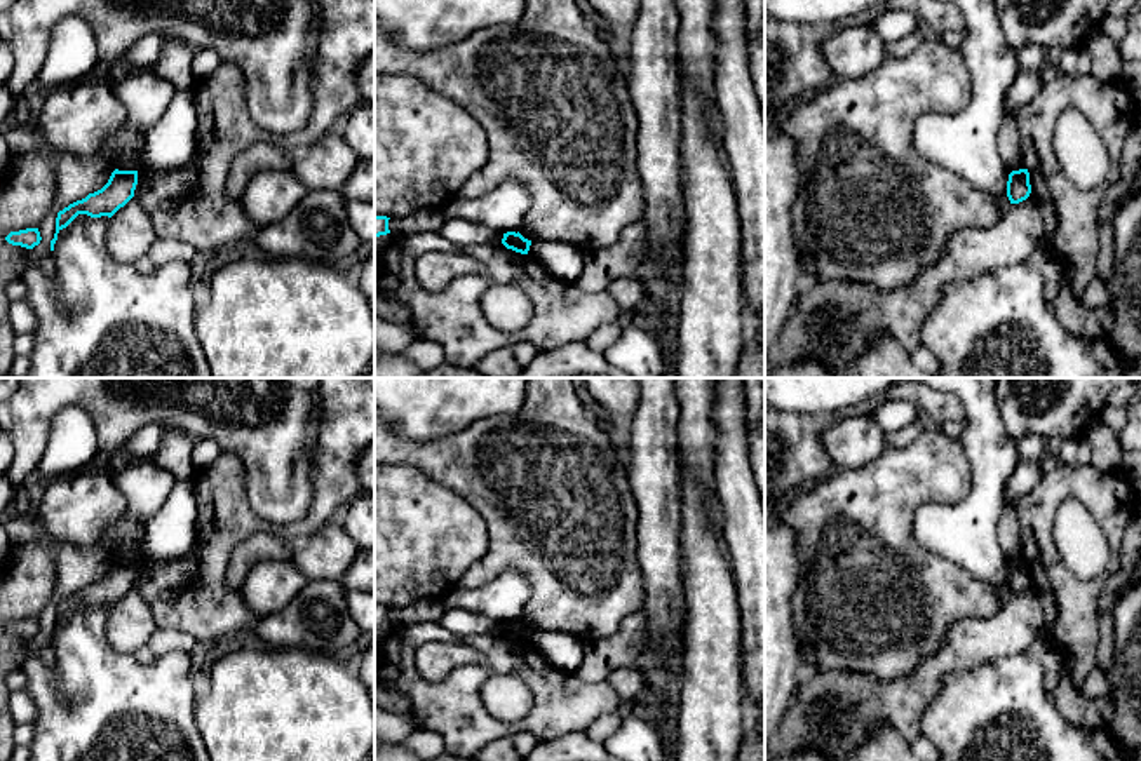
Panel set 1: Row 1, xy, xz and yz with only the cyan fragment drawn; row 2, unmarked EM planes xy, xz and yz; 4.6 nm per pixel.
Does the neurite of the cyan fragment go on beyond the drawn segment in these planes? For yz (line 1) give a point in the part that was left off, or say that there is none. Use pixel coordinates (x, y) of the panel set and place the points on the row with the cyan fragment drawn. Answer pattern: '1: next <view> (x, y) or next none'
1: next none

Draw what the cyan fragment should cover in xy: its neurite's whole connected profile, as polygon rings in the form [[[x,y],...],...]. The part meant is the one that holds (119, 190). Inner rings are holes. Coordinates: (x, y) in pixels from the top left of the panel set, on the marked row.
[[[115,169],[101,190],[89,193],[85,199],[77,200],[59,211],[56,218],[56,233],[51,240],[51,251],[54,251],[57,233],[66,228],[78,214],[87,214],[91,218],[111,218],[134,197],[136,185],[138,171]]]

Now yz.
[[[1028,169],[1012,171],[1007,181],[1007,197],[1010,204],[1019,204],[1026,200],[1030,193],[1031,193],[1031,185]]]

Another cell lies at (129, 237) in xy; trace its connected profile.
[[[136,197],[110,218],[106,247],[117,261],[134,265],[148,256],[155,240],[153,225]]]

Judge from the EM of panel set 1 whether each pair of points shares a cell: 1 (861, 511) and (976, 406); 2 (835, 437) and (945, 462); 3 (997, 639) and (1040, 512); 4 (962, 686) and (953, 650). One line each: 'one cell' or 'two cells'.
1: two cells
2: two cells
3: two cells
4: two cells

